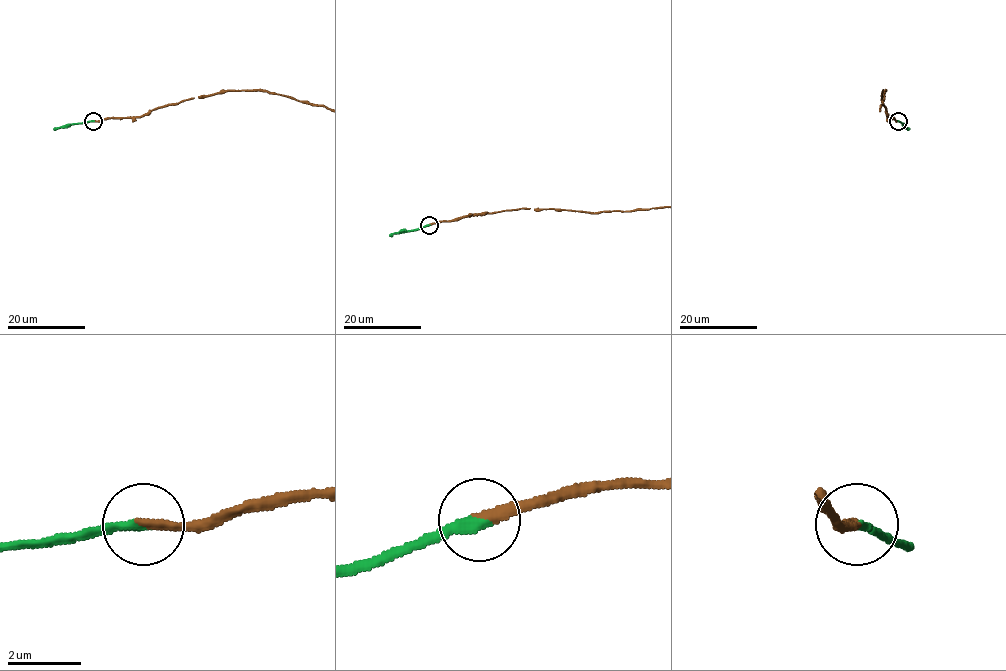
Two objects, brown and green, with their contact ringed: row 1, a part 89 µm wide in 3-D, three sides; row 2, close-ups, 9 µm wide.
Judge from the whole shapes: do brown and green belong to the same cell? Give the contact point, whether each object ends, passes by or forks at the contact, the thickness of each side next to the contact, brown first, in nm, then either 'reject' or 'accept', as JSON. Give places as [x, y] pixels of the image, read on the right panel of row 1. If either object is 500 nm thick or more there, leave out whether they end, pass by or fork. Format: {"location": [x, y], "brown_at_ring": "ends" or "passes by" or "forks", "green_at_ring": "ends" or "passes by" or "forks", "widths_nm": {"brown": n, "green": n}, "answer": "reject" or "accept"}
{"location": [898, 121], "brown_at_ring": "ends", "green_at_ring": "ends", "widths_nm": {"brown": 240, "green": 280}, "answer": "accept"}

